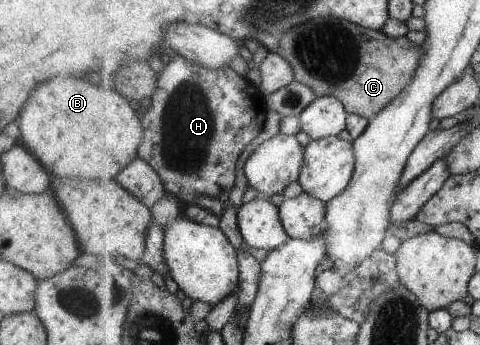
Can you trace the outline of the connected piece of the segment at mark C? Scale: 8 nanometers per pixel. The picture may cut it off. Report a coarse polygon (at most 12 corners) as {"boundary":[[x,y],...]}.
{"boundary":[[349,20],[286,31],[277,53],[318,98],[375,118],[426,54]]}

